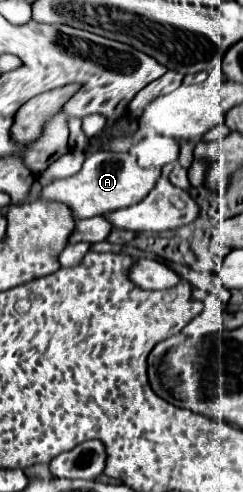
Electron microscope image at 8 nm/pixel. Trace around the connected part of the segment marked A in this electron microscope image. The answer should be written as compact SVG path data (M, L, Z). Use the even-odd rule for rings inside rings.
M95 152L95 154L87 156L83 168L75 176L47 184L41 192L41 196L49 198L49 200L65 202L73 210L73 216L77 220L93 218L93 216L109 214L119 208L137 204L139 200L143 200L143 196L147 196L147 192L151 192L151 188L155 188L159 176L161 176L159 168L141 168L137 164L137 156L133 152L119 152L119 154Z

